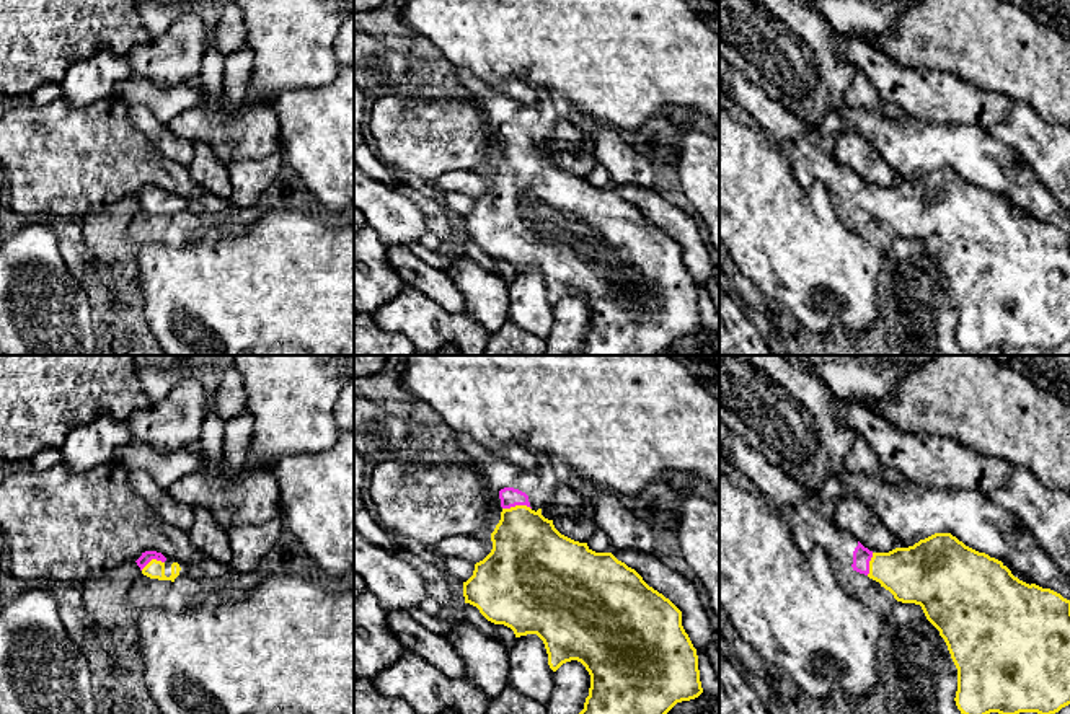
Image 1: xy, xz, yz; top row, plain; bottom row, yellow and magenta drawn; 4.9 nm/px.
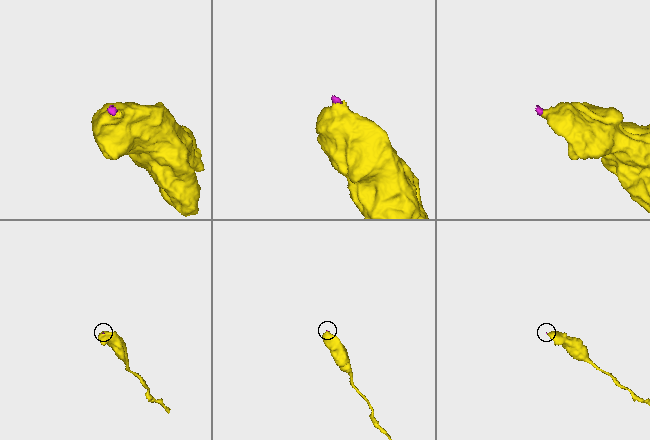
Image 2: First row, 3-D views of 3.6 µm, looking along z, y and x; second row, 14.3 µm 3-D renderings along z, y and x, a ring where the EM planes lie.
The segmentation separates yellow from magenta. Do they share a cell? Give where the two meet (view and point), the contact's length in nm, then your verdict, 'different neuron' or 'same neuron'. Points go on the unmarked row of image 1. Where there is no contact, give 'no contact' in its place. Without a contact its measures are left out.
xz (516, 141) | 140 nm | same neuron

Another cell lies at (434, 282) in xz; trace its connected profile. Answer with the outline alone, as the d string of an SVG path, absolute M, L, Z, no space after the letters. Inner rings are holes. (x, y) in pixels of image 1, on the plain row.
M387 246L390 266L406 285L419 289L449 313L463 313L465 297L442 269L432 267L408 248Z

